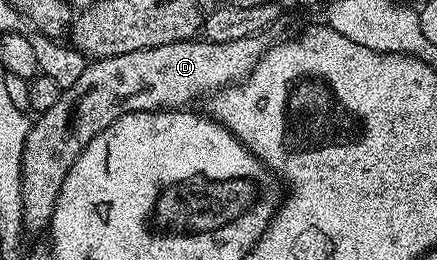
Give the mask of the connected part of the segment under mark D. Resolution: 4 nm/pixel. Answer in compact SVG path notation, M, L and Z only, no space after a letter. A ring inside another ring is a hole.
M277 20L268 27L267 30L258 32L254 36L246 36L242 40L230 40L229 42L210 42L207 40L189 40L186 42L175 42L174 44L162 44L158 48L150 48L149 50L139 50L138 52L122 52L122 56L110 56L109 58L97 58L89 61L84 67L82 76L78 76L75 84L70 84L70 88L60 91L58 100L53 104L47 112L42 112L29 125L28 135L26 136L26 144L22 148L22 212L24 213L24 229L32 232L32 230L40 230L49 225L52 221L52 213L54 212L54 204L58 200L58 192L62 188L62 184L66 180L66 176L70 172L70 168L74 168L74 164L78 160L78 156L82 156L82 152L90 144L90 140L94 140L94 136L98 136L106 128L110 128L110 124L114 124L122 116L127 114L137 114L143 110L179 110L181 108L191 107L191 102L196 102L200 97L211 96L218 90L224 89L226 86L234 86L238 82L243 82L245 78L250 76L250 72L258 64L258 60L265 52L272 49L277 42L285 37L283 21Z

